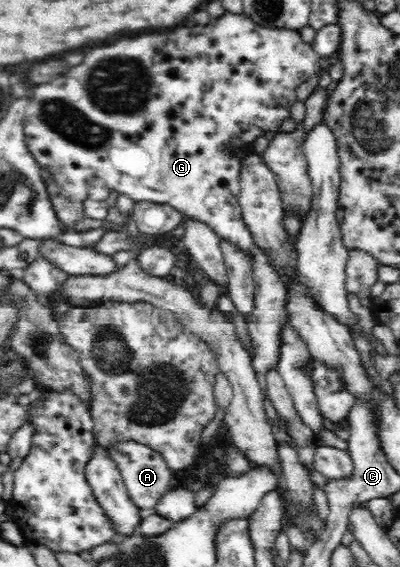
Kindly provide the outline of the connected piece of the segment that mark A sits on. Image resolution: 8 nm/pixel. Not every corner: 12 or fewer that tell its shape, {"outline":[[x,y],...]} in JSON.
{"outline":[[138,442],[107,448],[130,500],[152,509],[174,487],[158,451]]}

